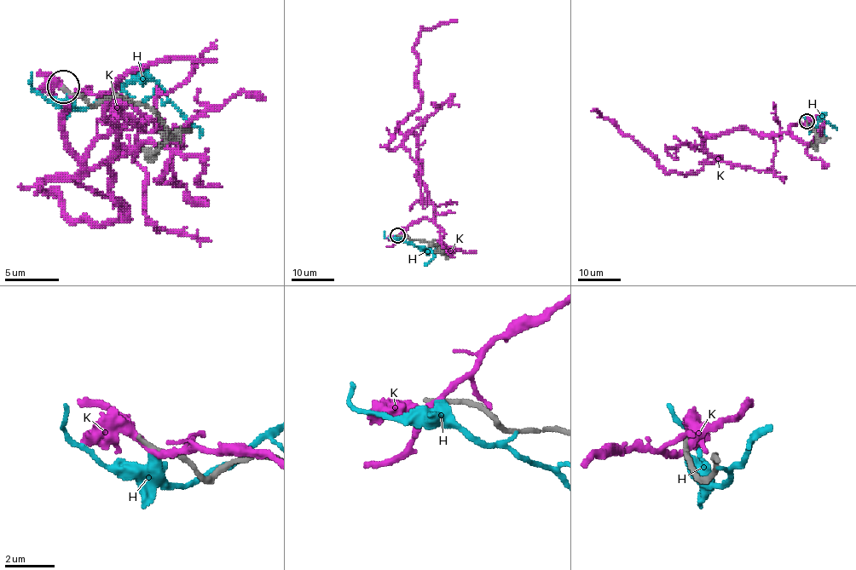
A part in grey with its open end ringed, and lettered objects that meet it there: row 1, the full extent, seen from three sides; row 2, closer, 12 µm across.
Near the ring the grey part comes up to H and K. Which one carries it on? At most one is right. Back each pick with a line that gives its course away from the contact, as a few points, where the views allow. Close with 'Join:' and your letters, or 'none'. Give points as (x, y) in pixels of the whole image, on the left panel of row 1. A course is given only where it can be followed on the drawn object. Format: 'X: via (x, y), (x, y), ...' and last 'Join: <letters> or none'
Join: none

